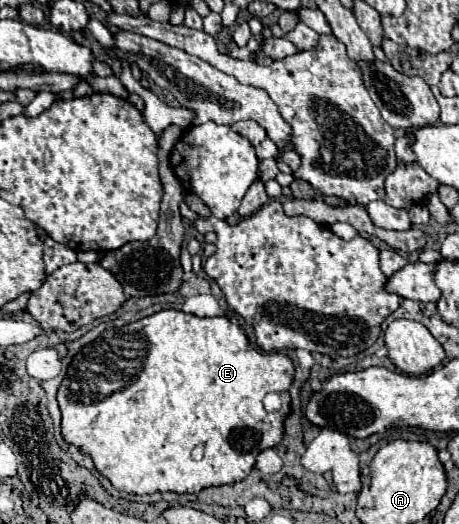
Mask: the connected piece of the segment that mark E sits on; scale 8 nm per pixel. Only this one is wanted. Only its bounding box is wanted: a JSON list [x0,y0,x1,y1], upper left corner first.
[57,310,295,494]

